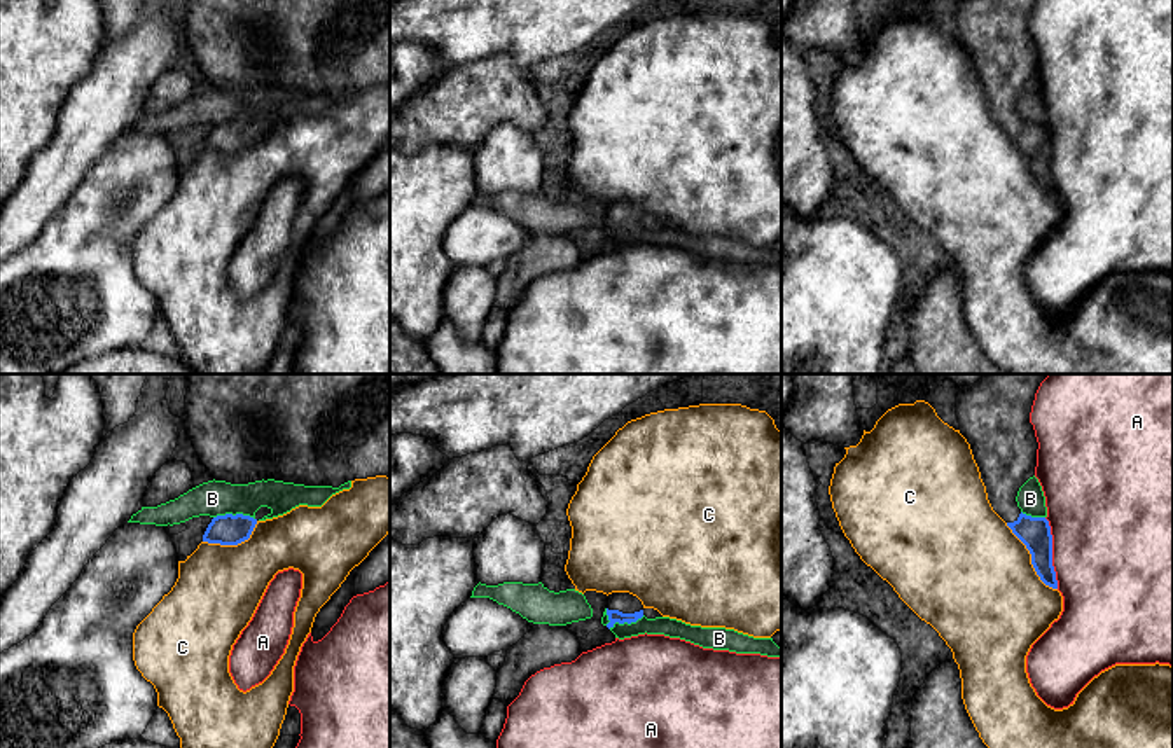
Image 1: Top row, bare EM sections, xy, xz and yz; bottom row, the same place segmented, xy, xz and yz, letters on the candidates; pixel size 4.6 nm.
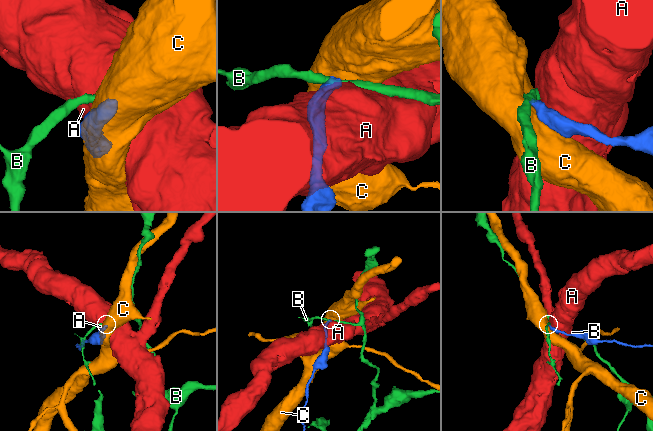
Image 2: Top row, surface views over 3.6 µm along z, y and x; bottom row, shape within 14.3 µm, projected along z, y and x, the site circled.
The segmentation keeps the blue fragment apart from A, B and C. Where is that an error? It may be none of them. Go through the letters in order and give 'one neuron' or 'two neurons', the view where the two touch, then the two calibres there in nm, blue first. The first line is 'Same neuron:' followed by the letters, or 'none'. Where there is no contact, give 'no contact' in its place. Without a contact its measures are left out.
Same neuron: none
A: two neurons; meets blue in yz; 140 nm thick on the blue side, 500 nm on the other
B: two neurons; meets blue in xy; 140 nm thick on the blue side, 160 nm on the other
C: two neurons; meets blue in yz; 140 nm thick on the blue side, 480 nm on the other

